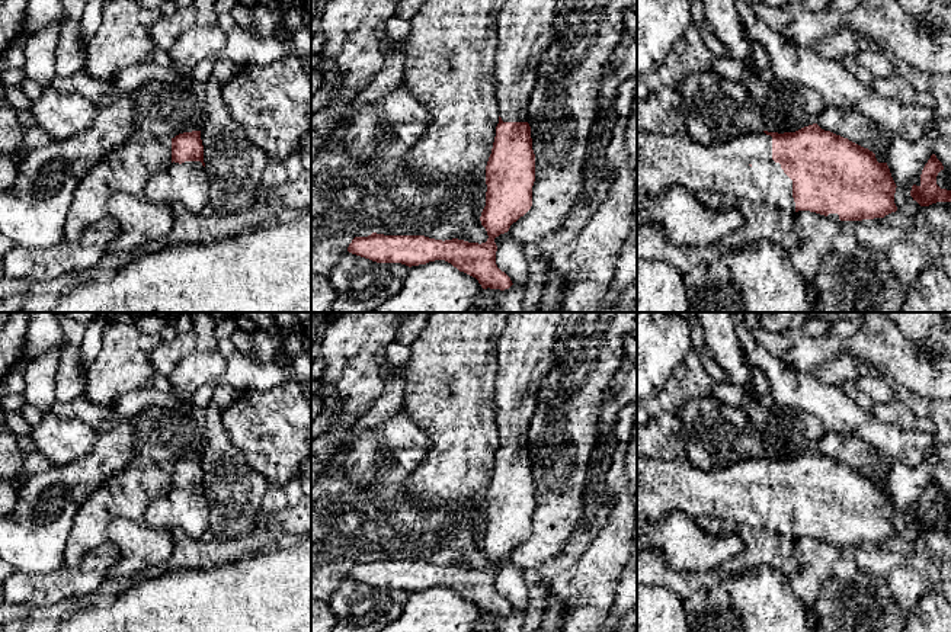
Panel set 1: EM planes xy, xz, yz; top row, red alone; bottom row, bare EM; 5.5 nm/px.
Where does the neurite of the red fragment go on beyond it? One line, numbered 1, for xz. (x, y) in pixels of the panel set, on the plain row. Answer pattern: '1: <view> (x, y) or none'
1: xz (525, 352)

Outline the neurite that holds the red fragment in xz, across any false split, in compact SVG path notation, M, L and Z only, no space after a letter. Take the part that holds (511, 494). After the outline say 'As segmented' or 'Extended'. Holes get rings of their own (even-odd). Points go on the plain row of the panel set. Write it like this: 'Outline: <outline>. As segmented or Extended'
Outline: M509 312L497 343L493 405L500 442L486 491L486 532L480 542L487 567L372 558L355 562L349 578L409 593L445 586L476 603L483 615L505 616L513 610L496 590L494 564L507 558L532 532L535 479L526 436L553 366L561 318L563 312Z. Extended

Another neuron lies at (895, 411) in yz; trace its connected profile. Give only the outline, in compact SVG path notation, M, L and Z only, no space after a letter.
M893 400L886 404L877 404L872 410L872 413L884 420L888 421L894 426L899 426L902 429L910 430L915 426L916 417L910 411L909 407L906 407L903 402L899 400Z

